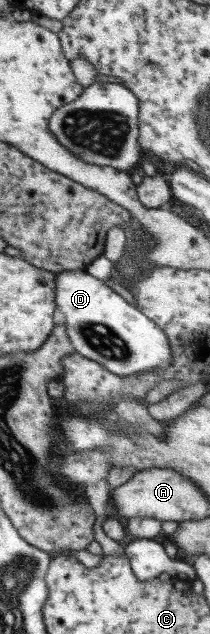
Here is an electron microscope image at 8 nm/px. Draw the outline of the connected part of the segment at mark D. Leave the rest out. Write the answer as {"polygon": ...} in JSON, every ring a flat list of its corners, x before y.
{"polygon":[[85,269,57,272,55,307,74,350,114,375,150,373,168,367,174,359,167,335,135,305,126,302,122,294]]}

